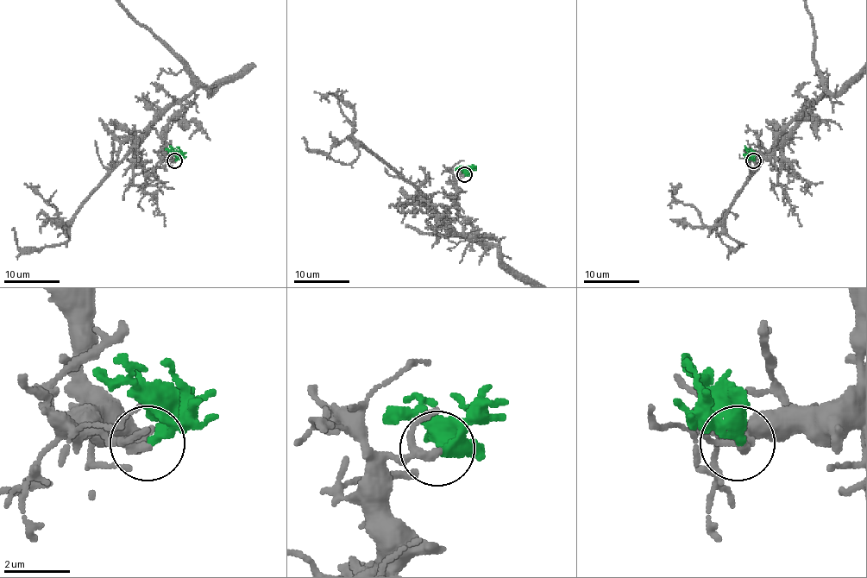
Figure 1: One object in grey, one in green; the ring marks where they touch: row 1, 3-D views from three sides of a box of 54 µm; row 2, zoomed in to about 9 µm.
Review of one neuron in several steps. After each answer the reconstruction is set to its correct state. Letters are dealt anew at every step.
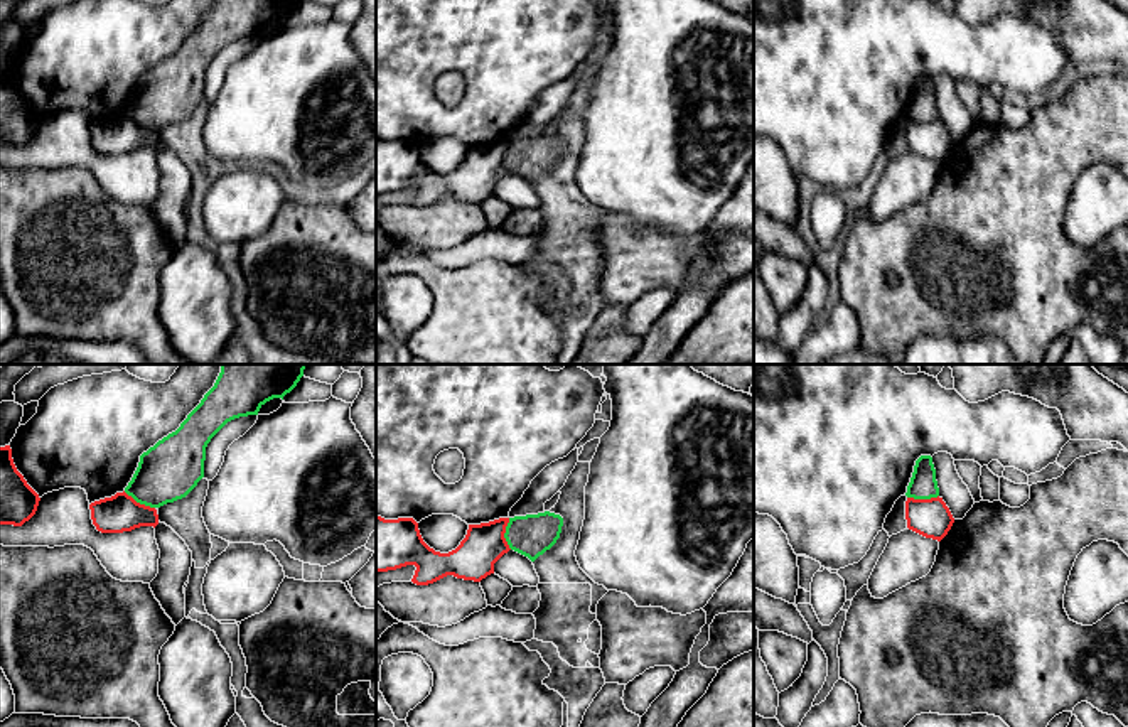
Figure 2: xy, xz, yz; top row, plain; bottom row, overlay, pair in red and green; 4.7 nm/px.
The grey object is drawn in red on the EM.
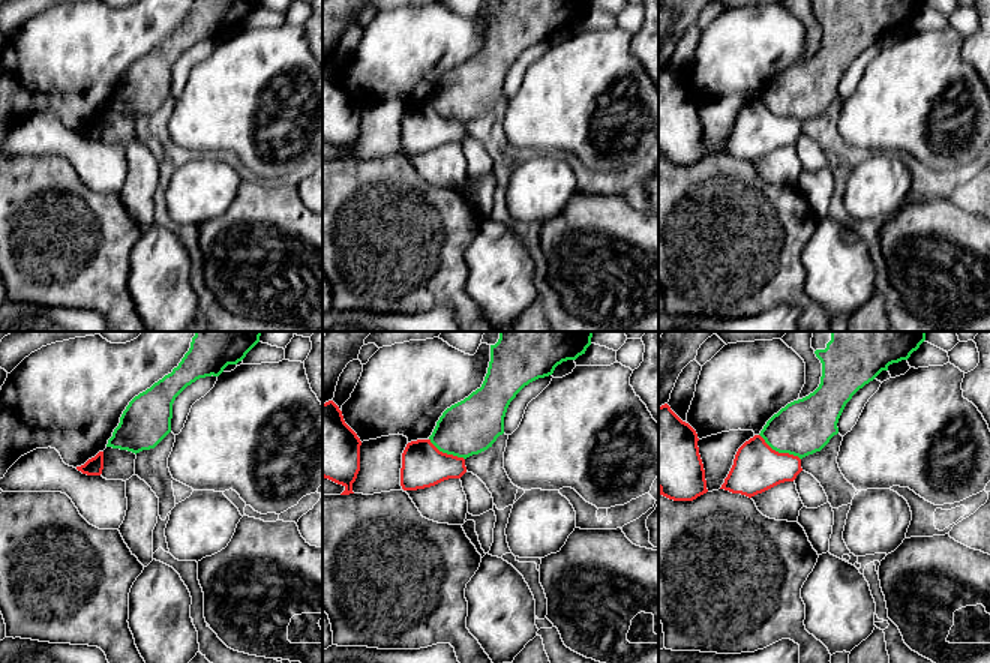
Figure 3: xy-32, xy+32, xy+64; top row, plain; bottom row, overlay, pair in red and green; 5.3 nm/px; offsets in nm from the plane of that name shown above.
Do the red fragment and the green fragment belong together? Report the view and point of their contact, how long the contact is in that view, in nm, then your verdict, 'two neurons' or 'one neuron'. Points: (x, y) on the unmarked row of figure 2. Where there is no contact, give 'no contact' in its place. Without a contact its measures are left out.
xz (504, 154) | 150 nm | two neurons

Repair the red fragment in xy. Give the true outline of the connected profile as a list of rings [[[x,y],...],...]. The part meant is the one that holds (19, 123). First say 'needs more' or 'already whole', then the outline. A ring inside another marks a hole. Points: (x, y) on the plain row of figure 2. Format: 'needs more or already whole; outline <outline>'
already whole; outline [[[10,67],[0,69],[0,147],[22,148],[35,137],[39,123],[17,93]]]

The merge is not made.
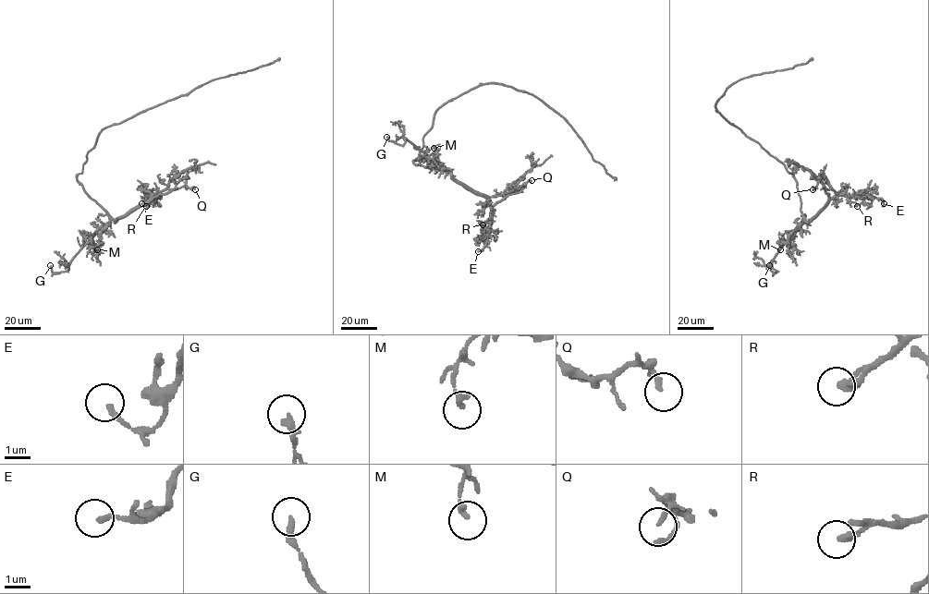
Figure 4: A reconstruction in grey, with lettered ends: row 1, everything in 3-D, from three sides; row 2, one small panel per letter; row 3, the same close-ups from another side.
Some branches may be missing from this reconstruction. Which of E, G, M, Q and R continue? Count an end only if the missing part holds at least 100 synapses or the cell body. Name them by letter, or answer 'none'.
none

